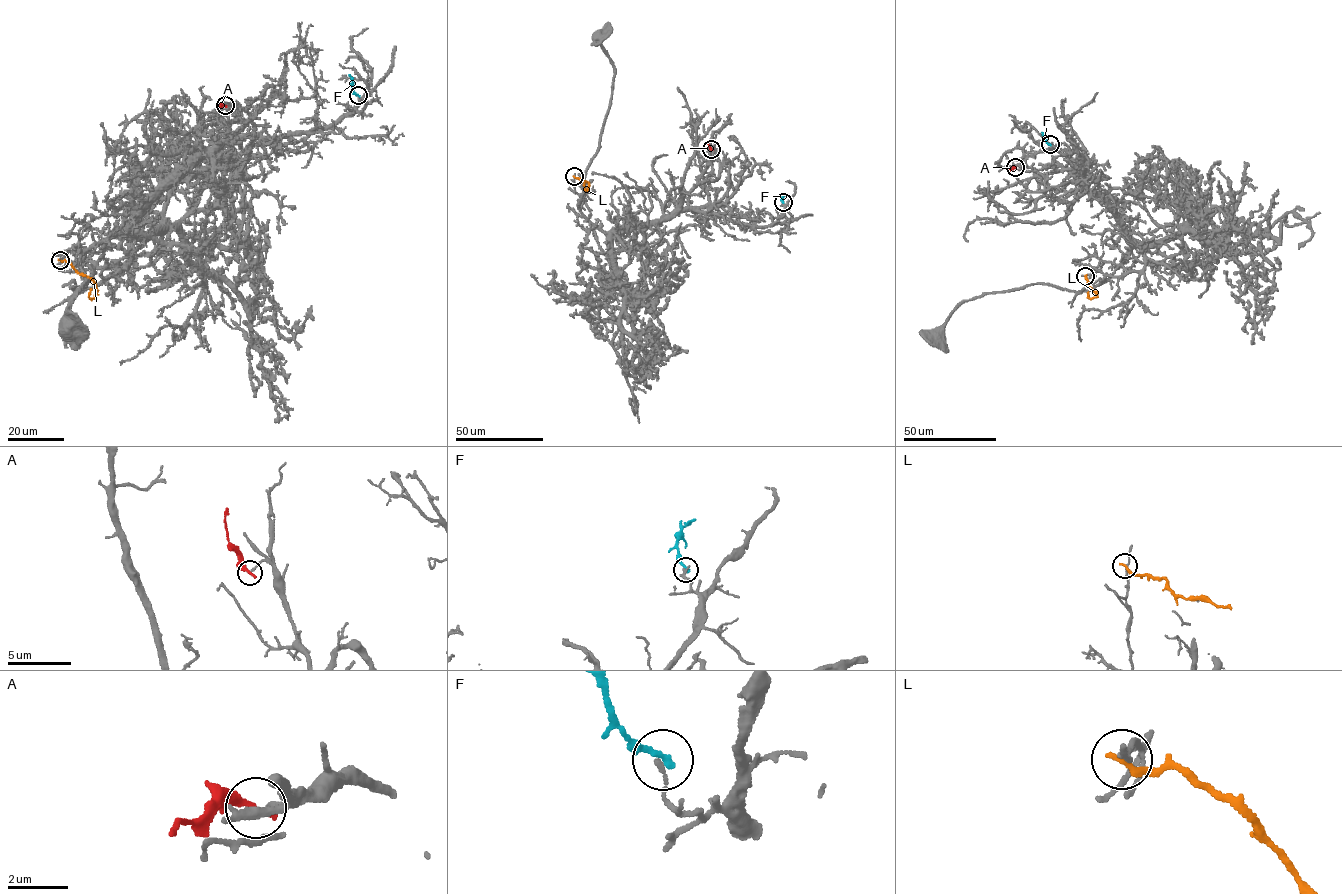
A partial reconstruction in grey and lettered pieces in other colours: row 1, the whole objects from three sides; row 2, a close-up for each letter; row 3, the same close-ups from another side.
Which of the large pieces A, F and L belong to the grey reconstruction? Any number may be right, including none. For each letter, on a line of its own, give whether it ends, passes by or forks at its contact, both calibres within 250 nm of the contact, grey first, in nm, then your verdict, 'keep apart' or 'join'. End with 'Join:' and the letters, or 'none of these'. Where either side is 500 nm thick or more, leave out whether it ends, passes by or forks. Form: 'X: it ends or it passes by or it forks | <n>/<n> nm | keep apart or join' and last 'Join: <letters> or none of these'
A: it ends | 140/280 nm | keep apart
F: it ends | 130/200 nm | keep apart
L: it ends | 120/240 nm | keep apart
Join: none of these

